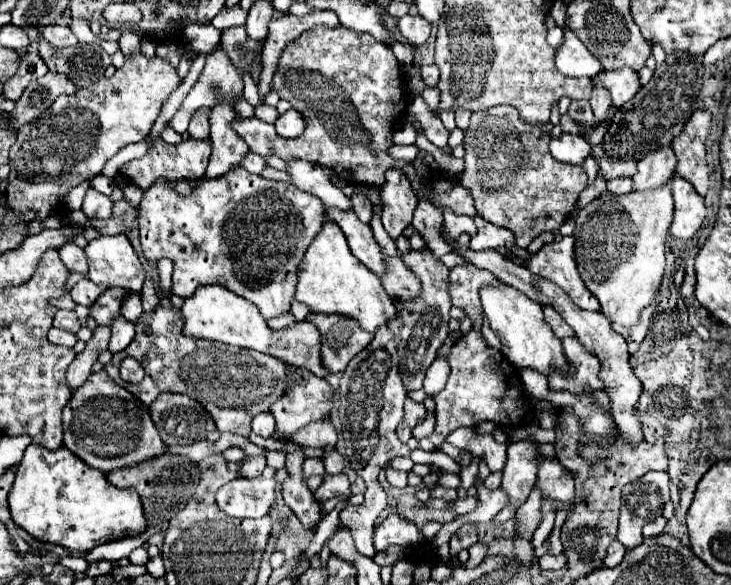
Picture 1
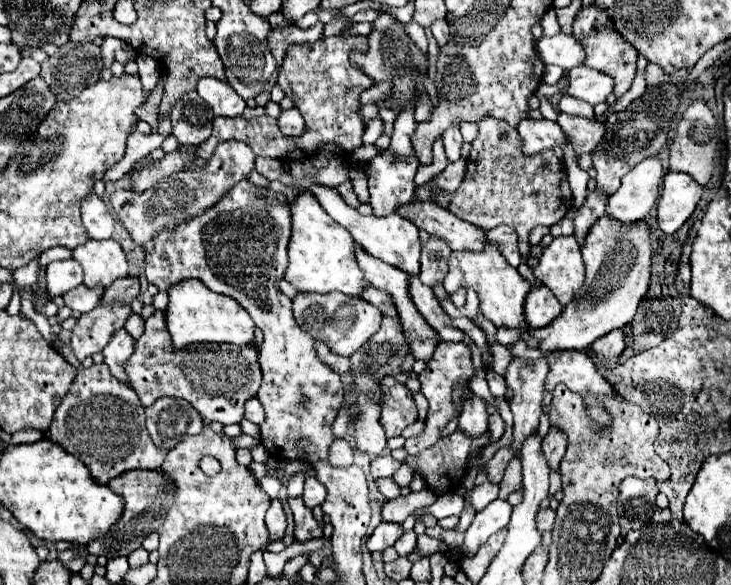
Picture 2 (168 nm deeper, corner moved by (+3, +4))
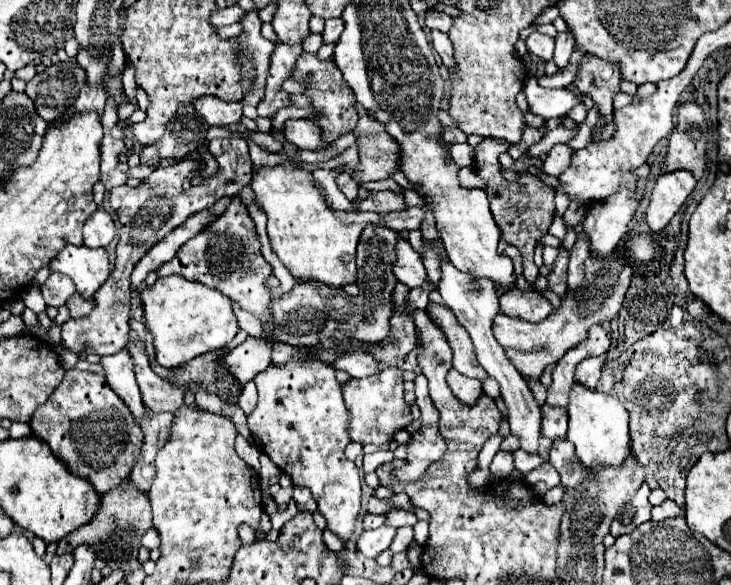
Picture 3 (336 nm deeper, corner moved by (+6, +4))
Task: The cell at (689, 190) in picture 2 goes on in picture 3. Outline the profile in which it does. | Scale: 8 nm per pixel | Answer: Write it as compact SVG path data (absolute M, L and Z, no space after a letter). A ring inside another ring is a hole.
M672 171L658 177L656 187L650 197L650 207L646 213L646 221L652 231L662 231L670 219L678 213L678 209L686 203L690 193L696 187L694 175L690 171Z

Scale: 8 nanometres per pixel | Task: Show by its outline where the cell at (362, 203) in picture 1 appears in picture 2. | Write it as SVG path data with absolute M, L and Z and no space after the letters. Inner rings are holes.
M349 179L343 181L341 185L337 185L337 191L339 191L339 195L345 199L345 203L349 203L351 207L359 207L359 199L357 199L357 195L355 195L353 185L351 185Z

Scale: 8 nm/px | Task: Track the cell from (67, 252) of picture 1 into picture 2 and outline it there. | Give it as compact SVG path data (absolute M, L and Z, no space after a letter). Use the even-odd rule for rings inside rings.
M73 259L49 263L45 269L45 277L47 277L47 293L51 299L55 299L55 297L63 295L65 291L83 283L81 265Z

